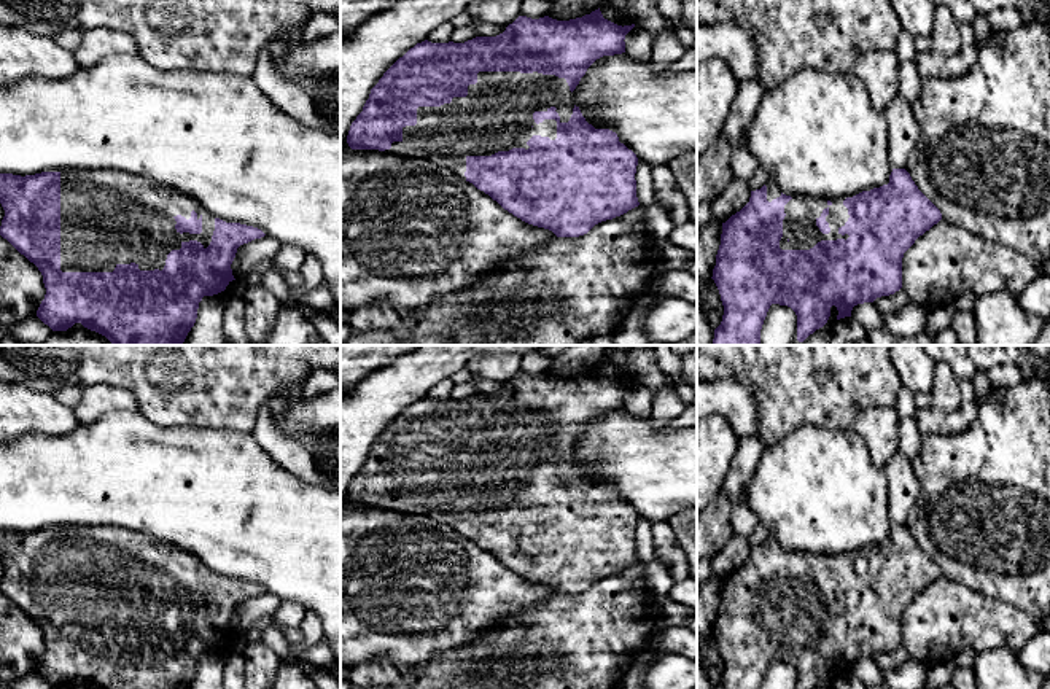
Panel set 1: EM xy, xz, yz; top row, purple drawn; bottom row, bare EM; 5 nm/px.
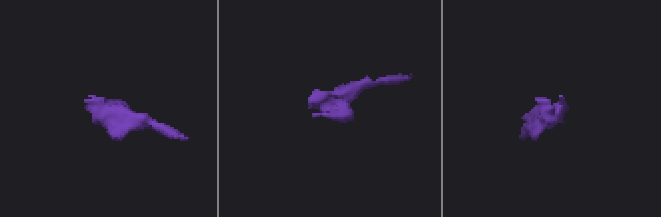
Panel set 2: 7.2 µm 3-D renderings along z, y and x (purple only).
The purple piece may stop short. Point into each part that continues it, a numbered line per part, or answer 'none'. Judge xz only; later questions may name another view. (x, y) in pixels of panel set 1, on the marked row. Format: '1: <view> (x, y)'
1: xz (497, 115)

